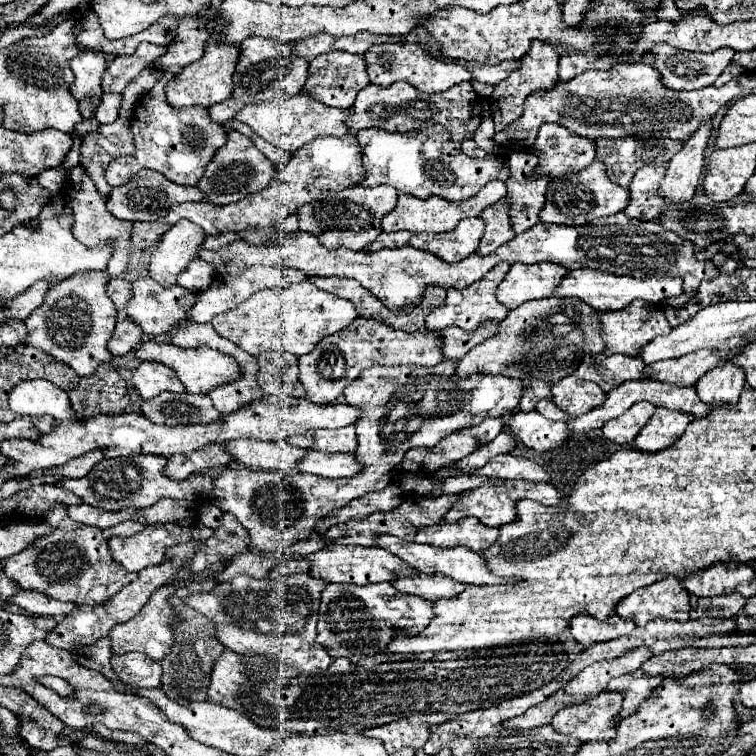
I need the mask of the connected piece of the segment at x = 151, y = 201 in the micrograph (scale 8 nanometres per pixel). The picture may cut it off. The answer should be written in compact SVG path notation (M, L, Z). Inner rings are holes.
M143 169L143 175L135 175L129 183L121 187L113 187L109 197L107 197L107 209L117 217L117 219L127 219L127 221L155 221L163 215L167 215L167 209L177 203L187 203L187 201L203 201L205 195L197 187L183 187L173 181L167 181L159 171L153 169Z

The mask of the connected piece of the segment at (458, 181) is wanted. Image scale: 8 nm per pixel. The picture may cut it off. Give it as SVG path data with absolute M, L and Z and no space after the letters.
M441 125L404 133L363 129L357 133L357 141L363 151L363 165L367 171L361 187L391 185L399 193L415 195L419 199L437 195L459 203L479 193L479 189L483 189L489 181L505 181L509 177L505 157L487 155L485 159L471 159L453 147L451 135Z

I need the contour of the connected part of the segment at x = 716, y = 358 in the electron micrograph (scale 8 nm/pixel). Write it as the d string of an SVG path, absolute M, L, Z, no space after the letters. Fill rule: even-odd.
M697 351L687 357L659 361L655 365L647 365L647 379L667 381L667 385L695 385L699 377L703 377L709 369L713 369L721 359L731 361L733 351L713 353L713 351Z

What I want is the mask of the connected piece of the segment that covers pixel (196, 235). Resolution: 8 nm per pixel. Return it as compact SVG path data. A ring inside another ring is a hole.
M179 221L163 233L157 249L151 253L149 275L161 285L177 285L177 275L197 253L205 233L189 221Z

